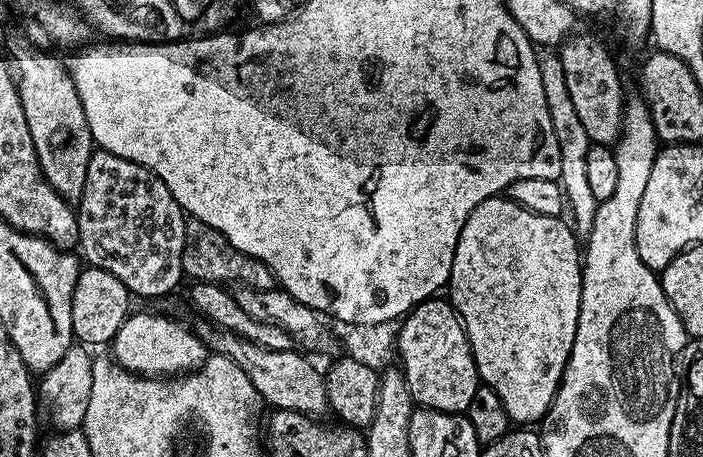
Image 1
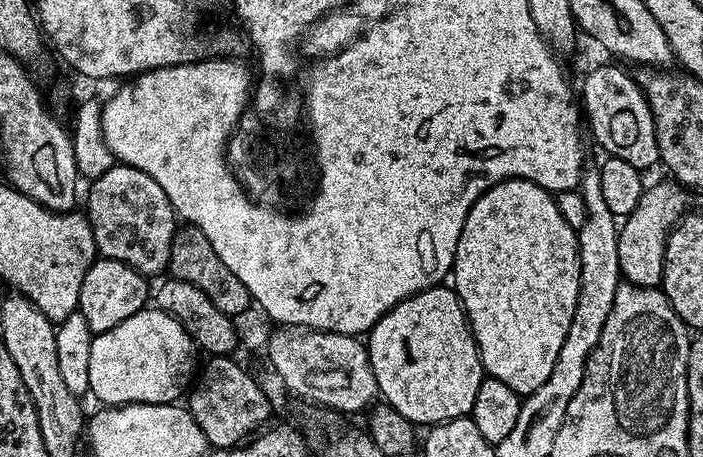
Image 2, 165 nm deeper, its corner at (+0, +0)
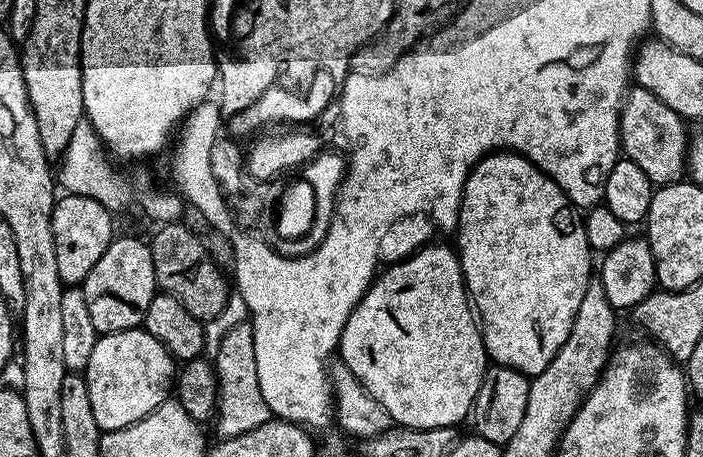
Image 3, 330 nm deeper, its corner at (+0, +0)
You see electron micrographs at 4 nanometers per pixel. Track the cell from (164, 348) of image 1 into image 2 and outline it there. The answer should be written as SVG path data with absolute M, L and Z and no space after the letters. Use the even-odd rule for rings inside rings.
M146 306L138 314L130 314L126 322L118 322L114 330L93 335L88 391L104 406L174 404L193 383L198 368L196 356L196 343L184 327L162 309Z

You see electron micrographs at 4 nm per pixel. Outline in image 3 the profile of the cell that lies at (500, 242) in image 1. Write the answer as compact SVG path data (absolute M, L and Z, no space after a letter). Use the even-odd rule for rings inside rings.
M497 150L479 160L469 172L464 187L464 197L460 203L460 221L456 223L454 233L455 247L458 249L464 284L468 288L468 295L474 305L474 311L478 317L478 323L484 333L484 348L488 352L489 361L501 364L507 368L518 370L523 376L529 378L542 374L550 362L554 362L554 354L562 350L562 342L570 334L570 326L574 326L574 314L578 314L578 305L582 302L582 294L586 294L586 286L594 279L594 253L586 242L586 230L581 213L576 205L568 201L568 195L548 177L538 166L518 155L516 152Z

